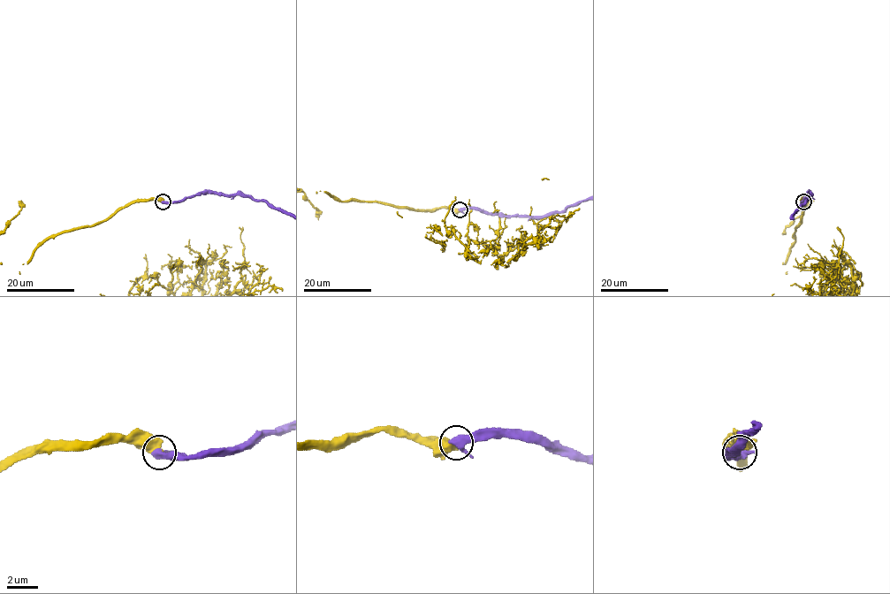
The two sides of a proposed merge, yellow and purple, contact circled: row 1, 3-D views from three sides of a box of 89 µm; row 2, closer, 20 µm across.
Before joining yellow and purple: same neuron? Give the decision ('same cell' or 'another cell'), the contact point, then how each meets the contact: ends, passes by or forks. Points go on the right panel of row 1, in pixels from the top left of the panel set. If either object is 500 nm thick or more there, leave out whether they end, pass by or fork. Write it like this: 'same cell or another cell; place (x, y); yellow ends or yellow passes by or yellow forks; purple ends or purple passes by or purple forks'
same cell; place (803, 201)

